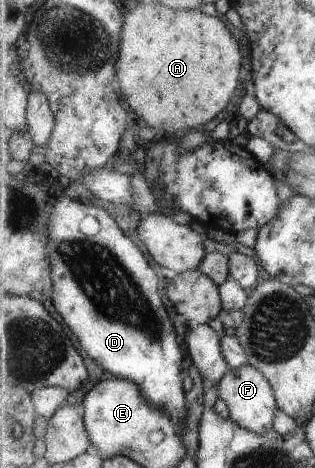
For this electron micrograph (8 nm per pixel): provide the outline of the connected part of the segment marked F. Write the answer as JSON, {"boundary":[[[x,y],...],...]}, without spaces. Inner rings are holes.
{"boundary":[[[254,365],[234,368],[226,374],[219,384],[219,398],[226,402],[230,410],[230,419],[237,425],[260,434],[273,429],[276,410],[280,409],[279,402],[267,375]]]}

